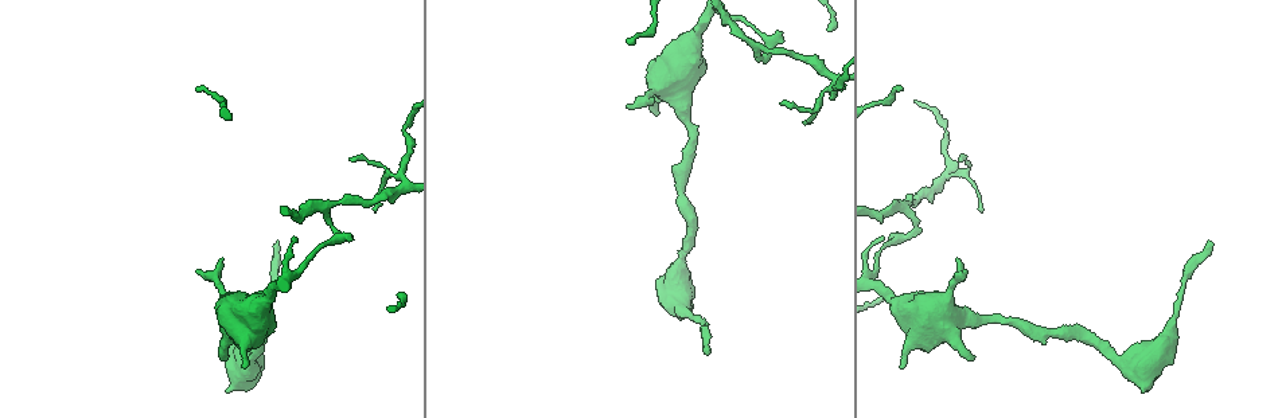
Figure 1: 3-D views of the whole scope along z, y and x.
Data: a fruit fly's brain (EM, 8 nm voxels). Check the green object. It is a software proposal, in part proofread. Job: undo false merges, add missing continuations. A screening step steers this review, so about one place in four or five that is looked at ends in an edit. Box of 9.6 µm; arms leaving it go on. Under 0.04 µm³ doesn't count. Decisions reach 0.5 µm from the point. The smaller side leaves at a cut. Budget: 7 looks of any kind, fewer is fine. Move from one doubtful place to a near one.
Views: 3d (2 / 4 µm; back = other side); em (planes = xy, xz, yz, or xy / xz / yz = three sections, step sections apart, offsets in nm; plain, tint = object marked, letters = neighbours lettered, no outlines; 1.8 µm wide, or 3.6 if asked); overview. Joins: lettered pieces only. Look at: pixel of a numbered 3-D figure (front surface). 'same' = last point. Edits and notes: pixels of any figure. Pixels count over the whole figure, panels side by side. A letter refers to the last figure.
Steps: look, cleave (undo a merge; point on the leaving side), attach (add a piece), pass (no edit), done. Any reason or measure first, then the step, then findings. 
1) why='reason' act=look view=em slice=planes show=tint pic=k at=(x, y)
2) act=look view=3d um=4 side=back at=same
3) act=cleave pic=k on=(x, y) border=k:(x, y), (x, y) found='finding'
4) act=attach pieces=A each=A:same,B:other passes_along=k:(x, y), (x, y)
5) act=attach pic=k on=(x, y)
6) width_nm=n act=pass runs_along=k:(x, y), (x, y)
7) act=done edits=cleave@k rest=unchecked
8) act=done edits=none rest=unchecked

why='an open end' act=look view=em slice=planes show=letters pic=1 at=(226, 356)

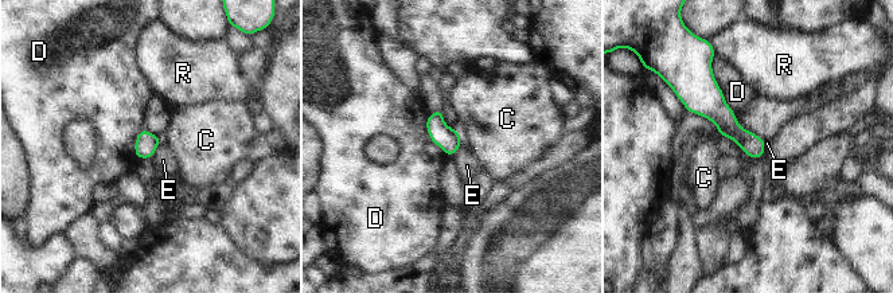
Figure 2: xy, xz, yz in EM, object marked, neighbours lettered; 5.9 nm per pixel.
act=pass each=C:other,D:other,E:other,R:other runs_along=2:(702, 82), (709, 102), (759, 155) found='no lettered piece goes on from it'

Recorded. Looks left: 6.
why='an open end' act=look view=3d um=4 pic=1 at=(351, 162)

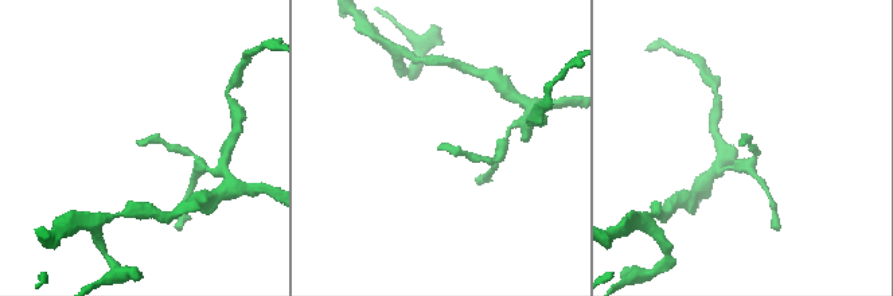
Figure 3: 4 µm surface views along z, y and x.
act=look view=em slice=yz step=4 show=tint pic=3 at=(141, 146)

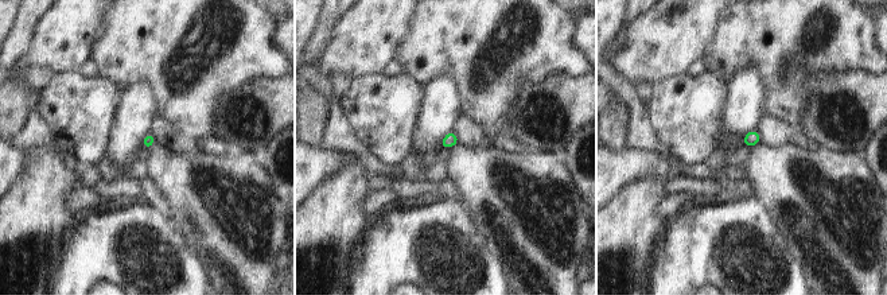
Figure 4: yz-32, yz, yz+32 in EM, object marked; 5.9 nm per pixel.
act=look view=em slice=planes show=letters at=same

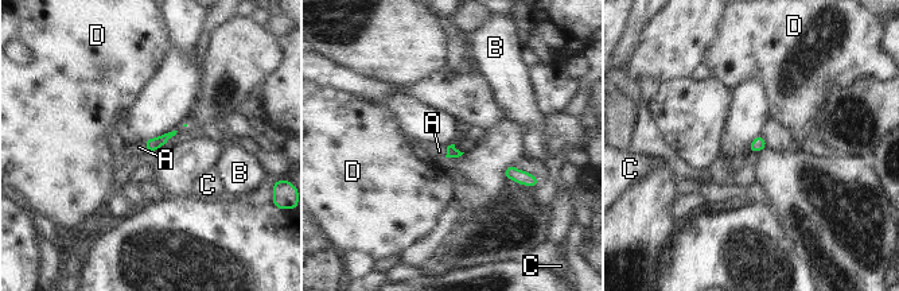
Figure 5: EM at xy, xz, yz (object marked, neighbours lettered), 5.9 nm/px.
act=attach pic=5 on=(139, 147) each=A:same,B:other,C:other,D:other found='it goes on there'

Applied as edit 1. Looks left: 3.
why='redraw' act=look view=overview

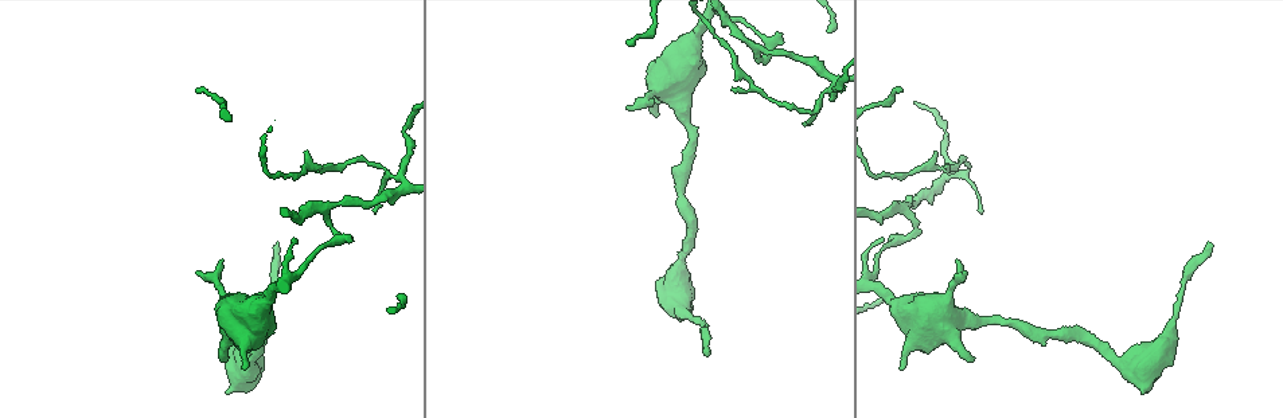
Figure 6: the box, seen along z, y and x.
why='branch stops here' act=look view=em um=3.6 slice=xz step=4 show=letters pic=6 at=(277, 242)

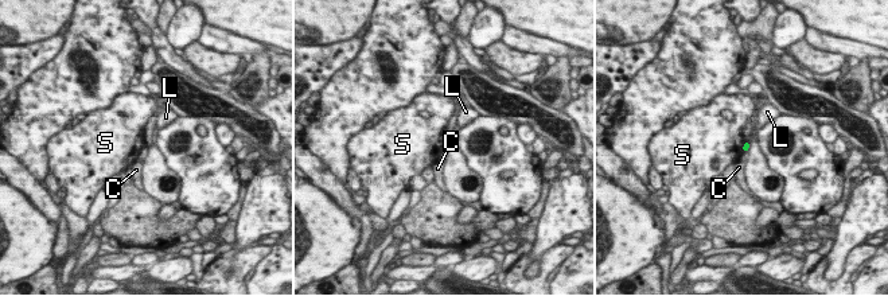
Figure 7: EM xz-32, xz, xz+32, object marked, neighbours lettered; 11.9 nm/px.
why='cut it another way' act=look view=em um=3.6 slice=planes show=letters at=same

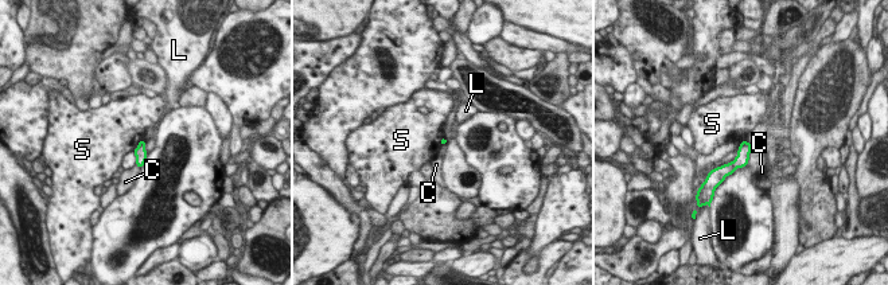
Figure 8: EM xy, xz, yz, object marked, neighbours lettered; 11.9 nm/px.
longest_contact=C:220nm act=pass each=C:other,L:other,S:other runs_along=8:(747, 147), (729, 168), (720, 171) found='none of them fits'

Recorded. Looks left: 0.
act=done edits=attach@5 rest=unchecked

